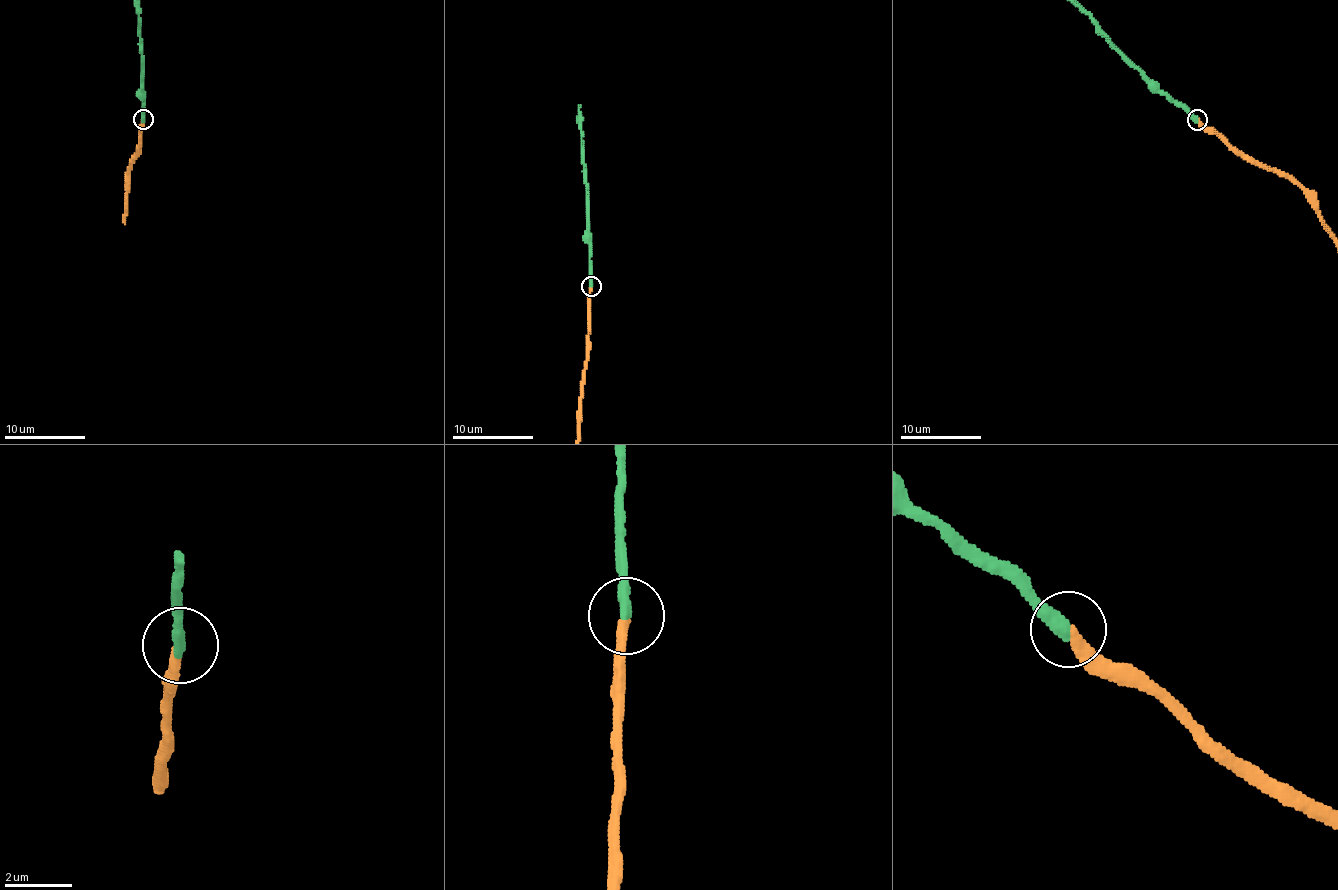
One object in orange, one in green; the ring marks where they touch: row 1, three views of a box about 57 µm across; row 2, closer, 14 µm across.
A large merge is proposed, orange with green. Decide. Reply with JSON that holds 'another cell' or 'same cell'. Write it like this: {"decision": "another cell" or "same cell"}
{"decision": "same cell"}

